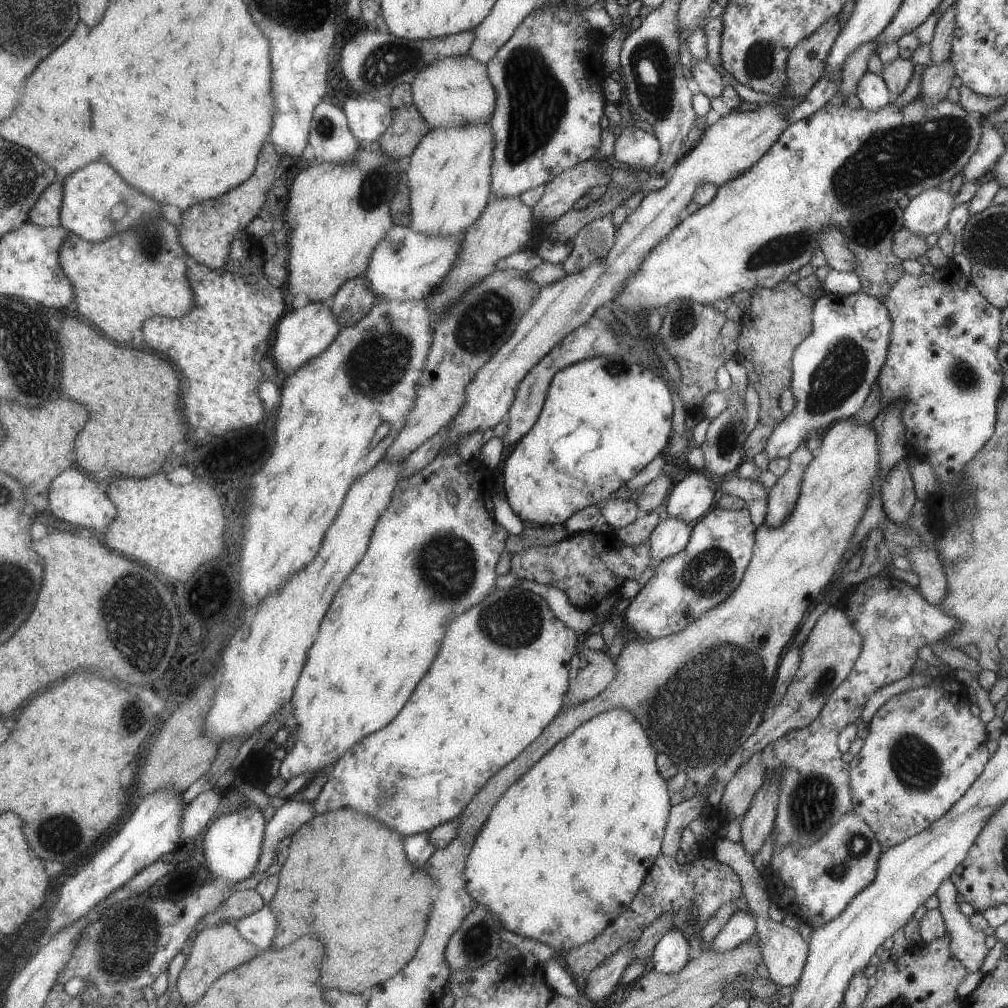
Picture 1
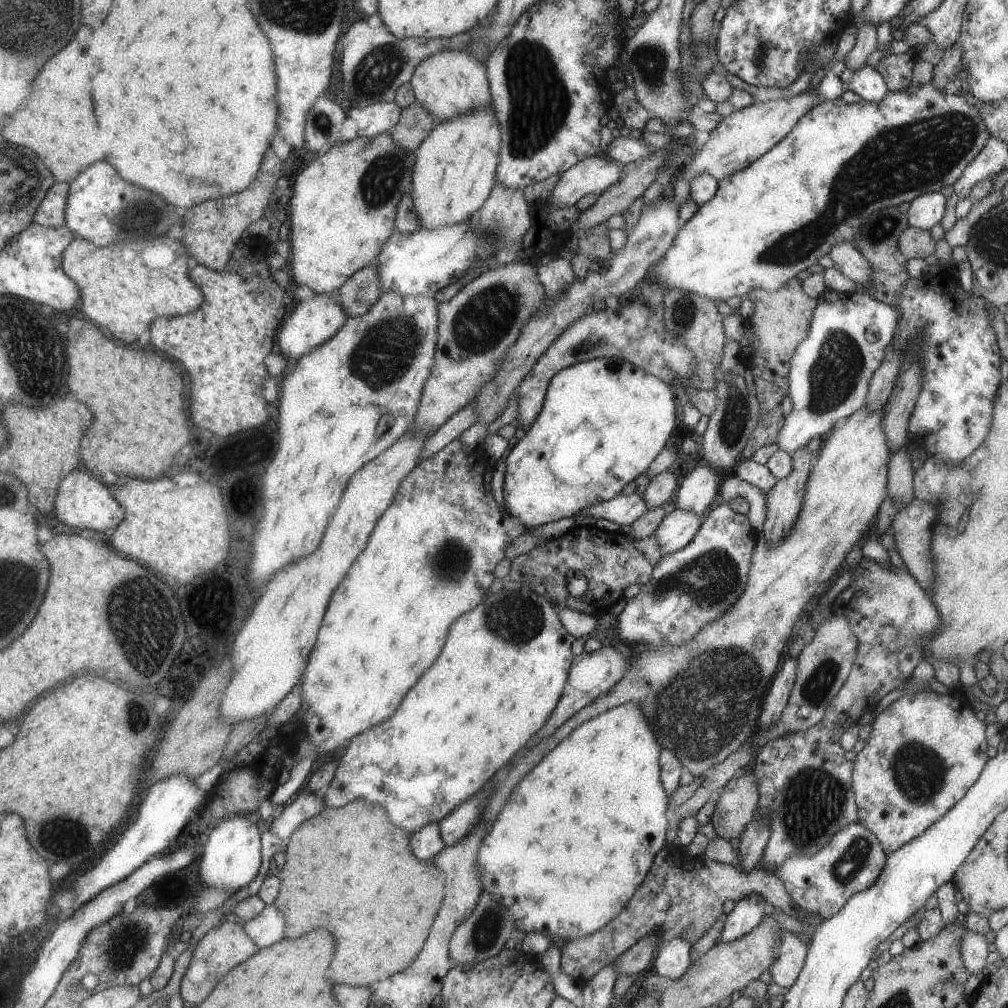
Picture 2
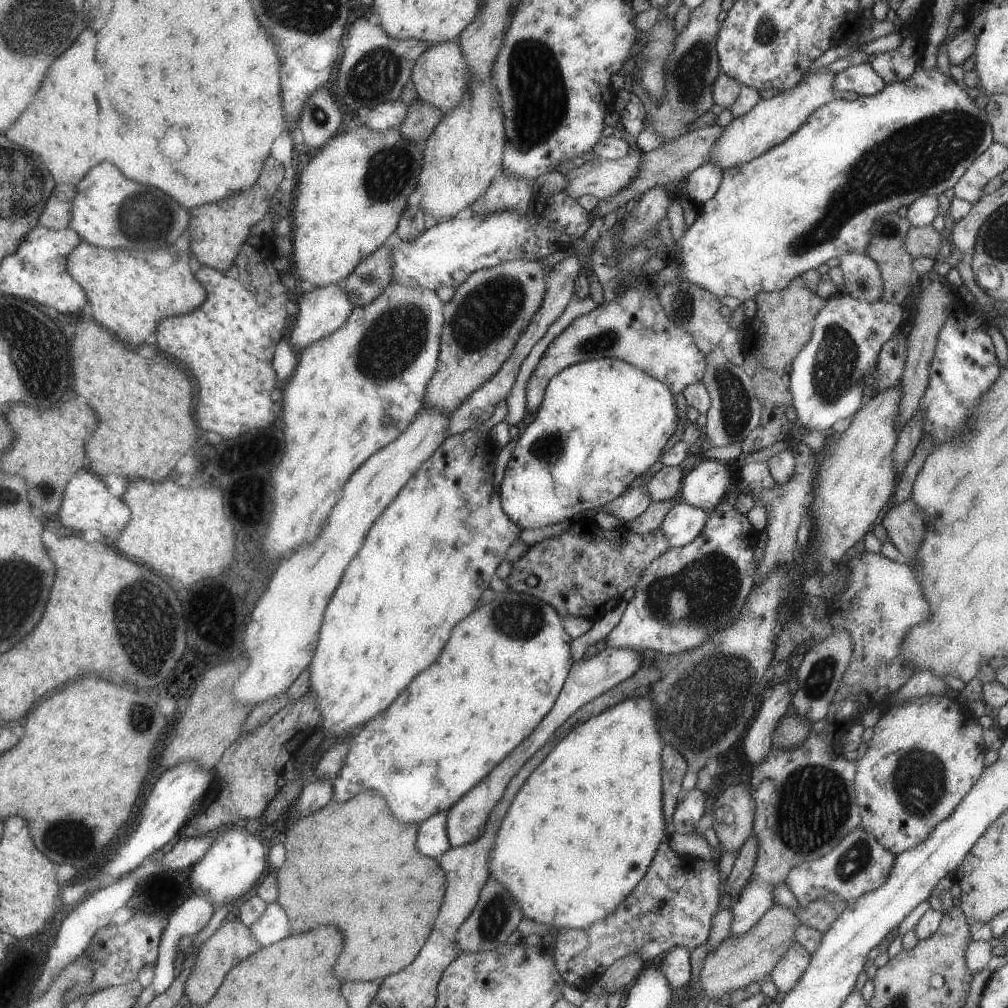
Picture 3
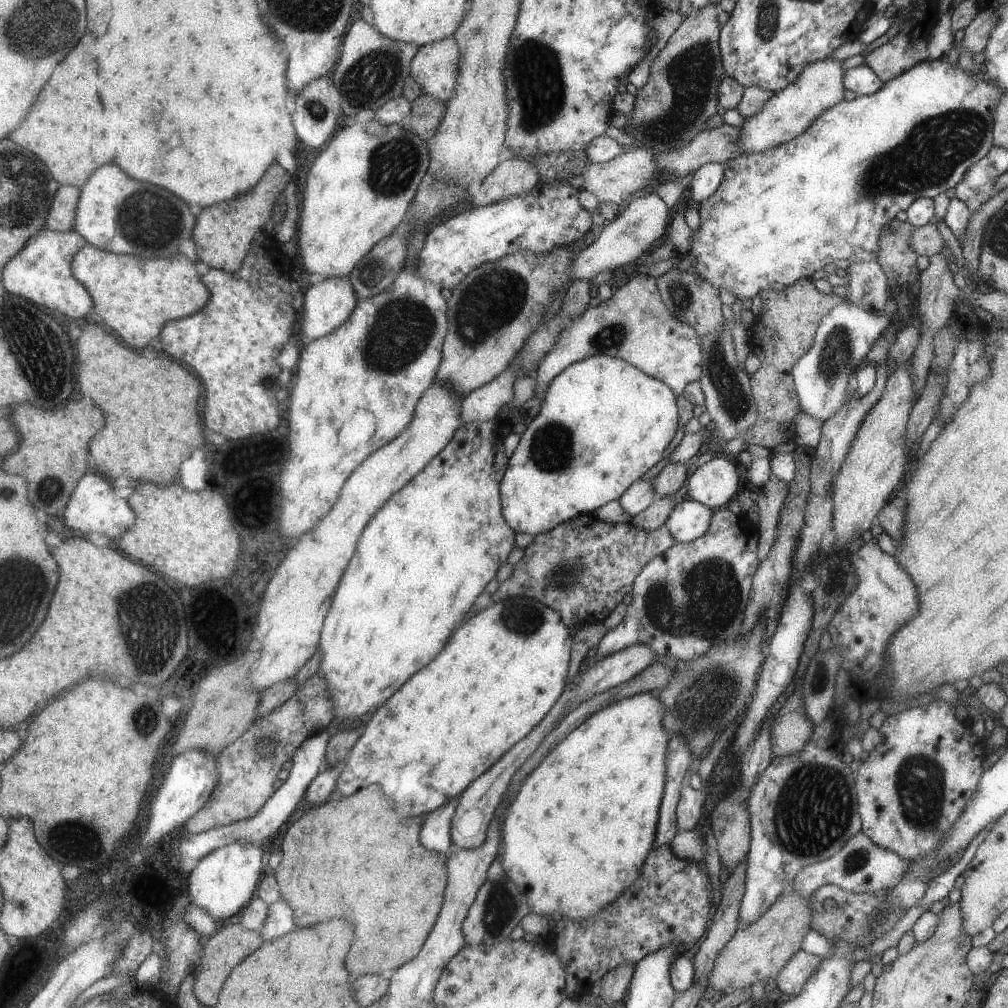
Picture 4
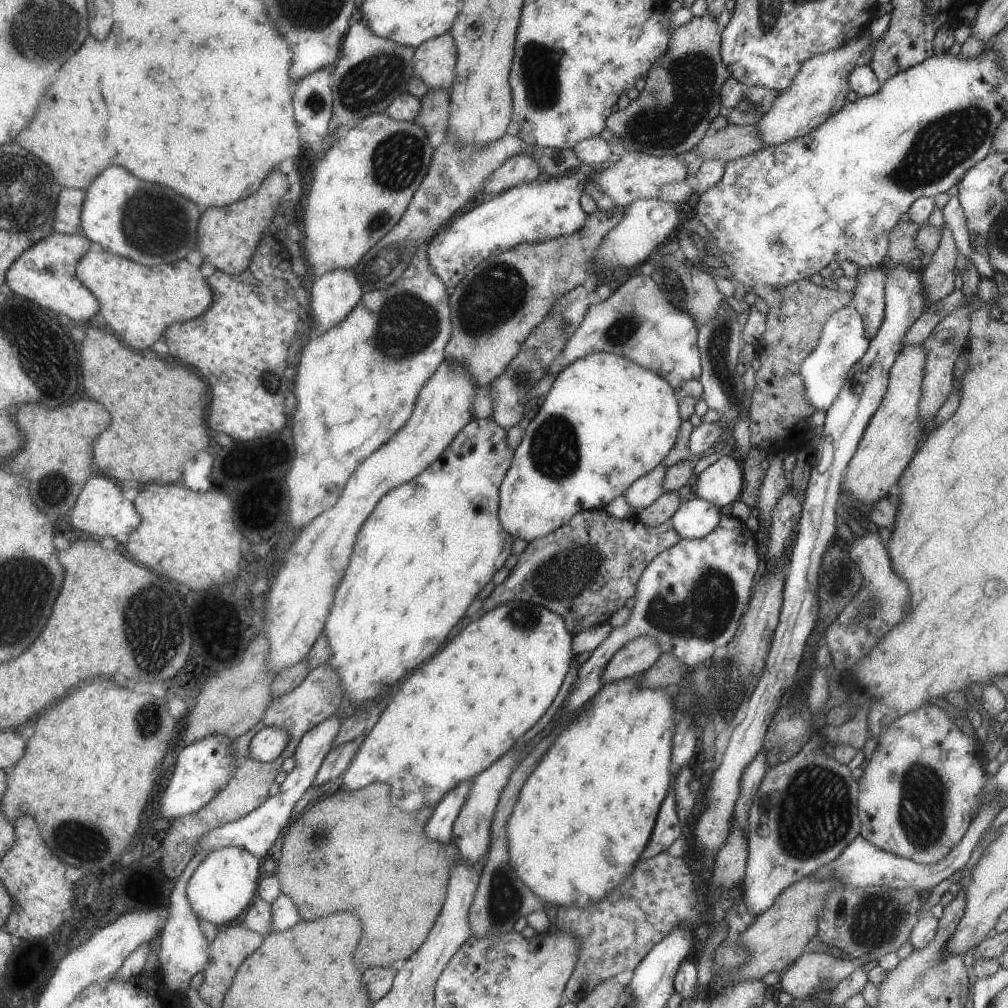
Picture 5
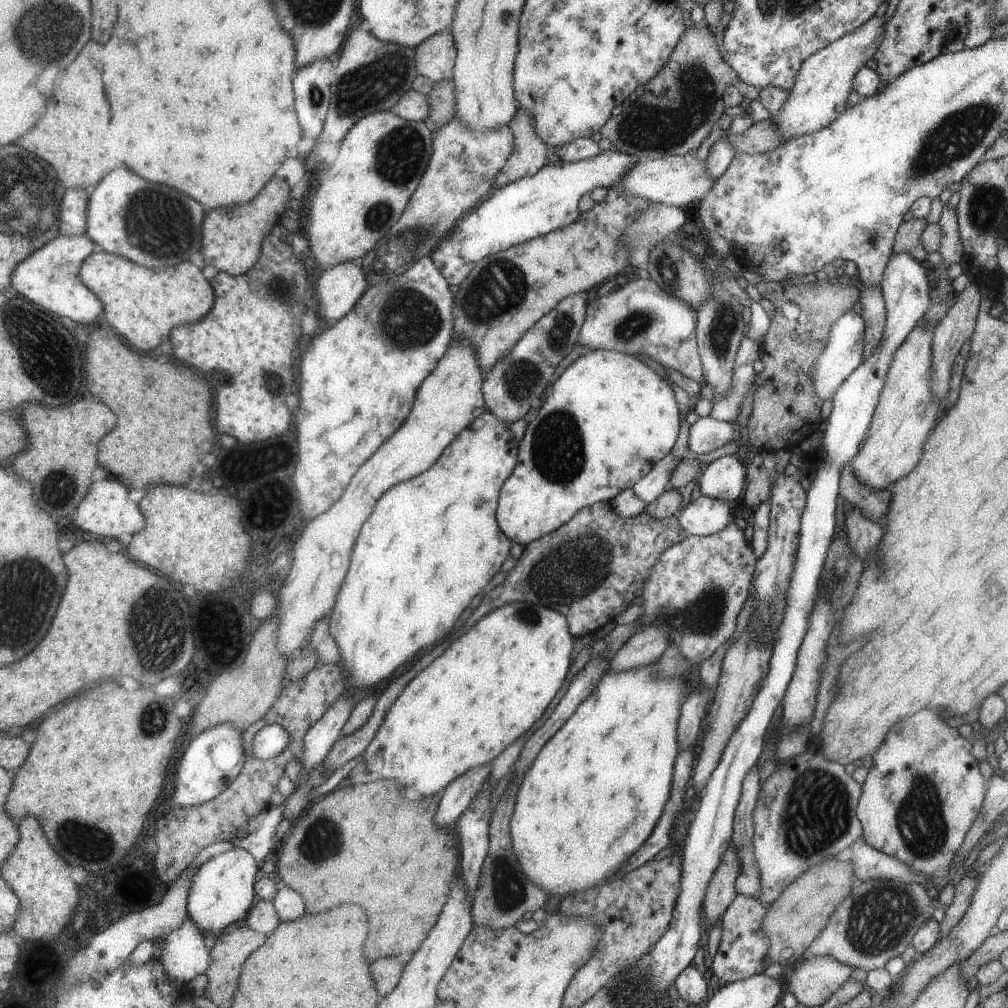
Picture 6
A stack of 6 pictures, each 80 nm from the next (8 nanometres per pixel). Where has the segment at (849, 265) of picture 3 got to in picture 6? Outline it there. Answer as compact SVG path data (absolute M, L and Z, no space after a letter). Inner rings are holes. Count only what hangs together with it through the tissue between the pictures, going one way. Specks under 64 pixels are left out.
M879 285L865 287L865 290L860 292L859 302L863 311L860 315L864 317L866 326L862 356L865 360L882 339L886 310L884 309L881 287Z

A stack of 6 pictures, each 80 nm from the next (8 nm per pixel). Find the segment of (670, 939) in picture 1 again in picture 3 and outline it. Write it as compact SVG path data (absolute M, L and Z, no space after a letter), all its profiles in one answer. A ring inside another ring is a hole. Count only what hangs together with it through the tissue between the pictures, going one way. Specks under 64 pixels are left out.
M673 947L661 957L660 967L675 989L683 989L689 985L693 972L691 959L692 953L687 947Z

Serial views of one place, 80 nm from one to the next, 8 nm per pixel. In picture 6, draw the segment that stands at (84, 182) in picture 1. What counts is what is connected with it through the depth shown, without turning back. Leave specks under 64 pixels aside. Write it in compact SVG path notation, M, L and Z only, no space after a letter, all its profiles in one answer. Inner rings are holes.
M127 168L113 170L91 191L88 215L87 236L93 239L101 250L127 257L144 267L160 269L177 266L191 260L193 254L201 253L204 247L202 232L207 208L203 208L203 204L199 204L191 196L165 184L153 184Z

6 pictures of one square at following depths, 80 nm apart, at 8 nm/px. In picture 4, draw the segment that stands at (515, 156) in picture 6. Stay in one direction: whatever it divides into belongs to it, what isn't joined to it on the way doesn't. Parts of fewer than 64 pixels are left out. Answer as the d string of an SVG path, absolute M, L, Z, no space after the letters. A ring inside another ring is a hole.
M509 157L499 163L496 170L479 184L470 207L484 207L508 199L511 195L528 195L541 179L536 164L525 159Z

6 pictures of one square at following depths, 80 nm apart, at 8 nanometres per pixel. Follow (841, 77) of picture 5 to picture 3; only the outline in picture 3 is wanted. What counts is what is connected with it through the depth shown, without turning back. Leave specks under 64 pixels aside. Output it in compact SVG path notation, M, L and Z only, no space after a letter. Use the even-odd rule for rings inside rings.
M819 68L815 72L805 74L805 80L801 84L772 94L769 100L761 99L751 110L735 116L729 124L723 126L723 132L719 132L717 140L713 140L713 152L711 152L711 164L715 164L721 172L727 168L733 168L737 164L745 164L757 156L763 155L772 147L776 147L783 140L789 139L801 124L805 123L817 108L829 103L829 100L838 98L839 95L833 90L833 76L835 73L827 68Z

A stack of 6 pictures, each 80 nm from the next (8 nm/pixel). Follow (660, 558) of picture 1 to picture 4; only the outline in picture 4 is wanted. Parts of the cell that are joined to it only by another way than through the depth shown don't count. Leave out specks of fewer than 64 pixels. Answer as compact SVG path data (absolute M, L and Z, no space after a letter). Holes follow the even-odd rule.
M689 499L679 503L666 525L679 543L688 543L703 536L711 526L713 510L702 502Z

